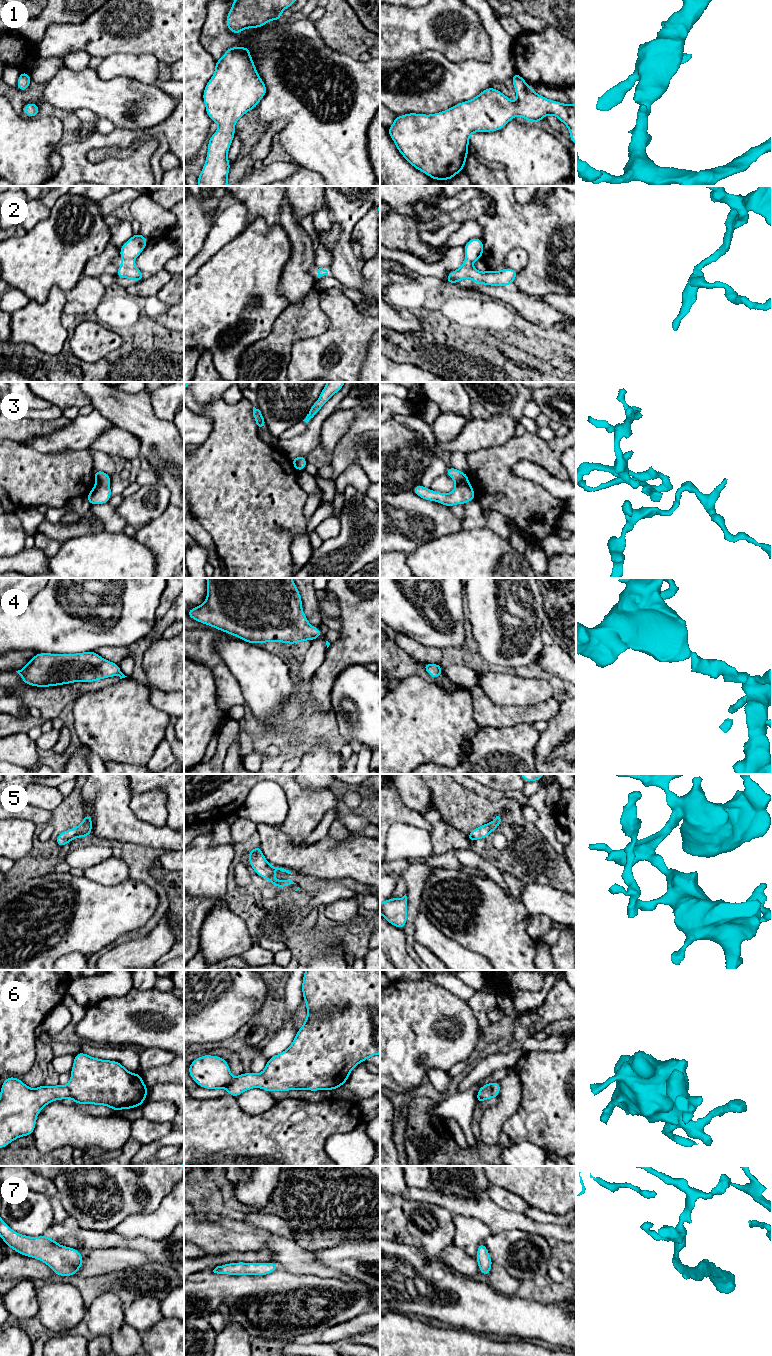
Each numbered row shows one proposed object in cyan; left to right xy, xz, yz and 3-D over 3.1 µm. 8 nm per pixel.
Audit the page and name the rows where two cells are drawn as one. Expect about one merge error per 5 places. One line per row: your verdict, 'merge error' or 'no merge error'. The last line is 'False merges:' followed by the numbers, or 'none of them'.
1: no merge error
2: merge error
3: no merge error
4: no merge error
5: no merge error
6: no merge error
7: no merge error
False merges: 2

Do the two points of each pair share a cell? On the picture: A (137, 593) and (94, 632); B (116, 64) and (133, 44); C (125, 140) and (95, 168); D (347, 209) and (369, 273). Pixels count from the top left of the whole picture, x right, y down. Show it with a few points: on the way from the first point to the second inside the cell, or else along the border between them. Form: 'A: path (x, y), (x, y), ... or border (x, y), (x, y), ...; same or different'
A: path (129, 605), (106, 628); same
B: border (149, 53), (112, 53), (103, 59); different
C: path (110, 140), (92, 142), (83, 151), (83, 156); same
D: border (361, 267), (364, 283), (359, 290); different

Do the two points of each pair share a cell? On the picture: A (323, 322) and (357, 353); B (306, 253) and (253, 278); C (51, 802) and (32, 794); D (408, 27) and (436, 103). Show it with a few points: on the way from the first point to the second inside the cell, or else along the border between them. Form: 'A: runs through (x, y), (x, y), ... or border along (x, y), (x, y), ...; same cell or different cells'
A: border along (319, 304), (328, 319), (326, 328); different cells
B: border along (289, 240), (290, 258), (282, 271), (278, 285); different cells
C: runs through (46, 797), (37, 795); same cell
D: border along (442, 53), (423, 50), (395, 59); different cells

